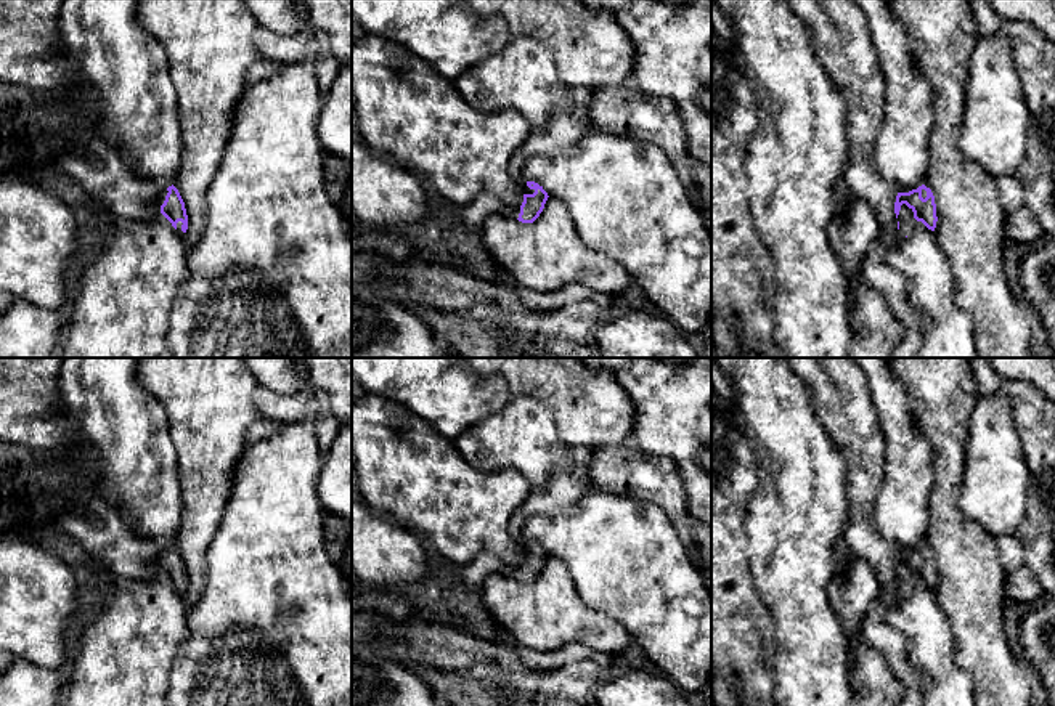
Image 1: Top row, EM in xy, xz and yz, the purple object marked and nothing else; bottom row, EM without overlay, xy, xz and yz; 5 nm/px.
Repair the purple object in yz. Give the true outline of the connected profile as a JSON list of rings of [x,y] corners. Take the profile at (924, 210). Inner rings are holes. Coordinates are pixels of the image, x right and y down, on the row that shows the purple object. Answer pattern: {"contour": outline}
{"contour": [[[925,185],[909,193],[898,193],[894,213],[898,218],[899,239],[907,237],[914,231],[915,221],[922,221],[931,231],[936,228],[935,196]]]}

